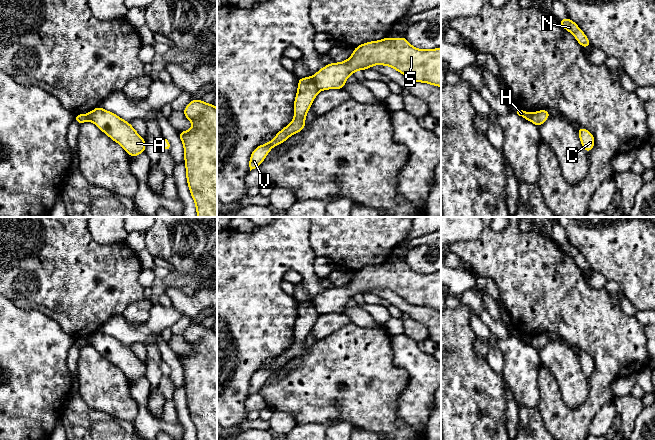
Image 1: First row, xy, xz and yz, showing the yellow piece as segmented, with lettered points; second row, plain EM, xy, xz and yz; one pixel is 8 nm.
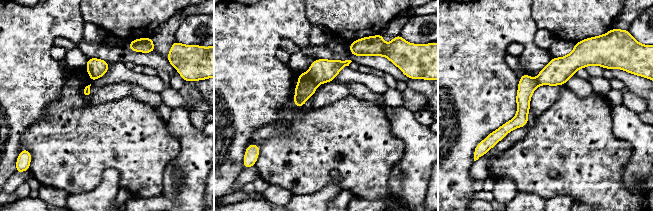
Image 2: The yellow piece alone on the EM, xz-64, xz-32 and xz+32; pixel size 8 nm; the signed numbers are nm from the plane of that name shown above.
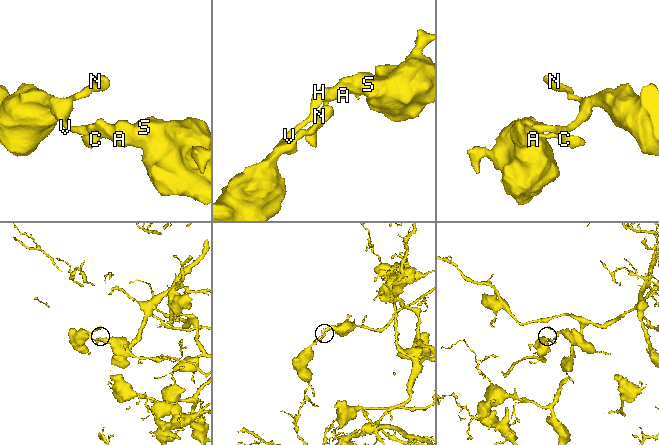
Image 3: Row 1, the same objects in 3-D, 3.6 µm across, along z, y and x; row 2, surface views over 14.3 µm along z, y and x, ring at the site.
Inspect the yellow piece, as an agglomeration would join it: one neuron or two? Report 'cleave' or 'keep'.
cleave

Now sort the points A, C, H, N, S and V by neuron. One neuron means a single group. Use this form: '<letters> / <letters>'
A C H S / N V

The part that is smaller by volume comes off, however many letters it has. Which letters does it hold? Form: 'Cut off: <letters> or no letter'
Cut off: N, V

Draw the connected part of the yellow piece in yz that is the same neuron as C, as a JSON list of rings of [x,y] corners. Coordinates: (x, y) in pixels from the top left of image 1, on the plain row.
[[[583,351],[578,352],[577,356],[580,361],[583,373],[586,377],[589,377],[595,370],[595,363],[593,358]]]

